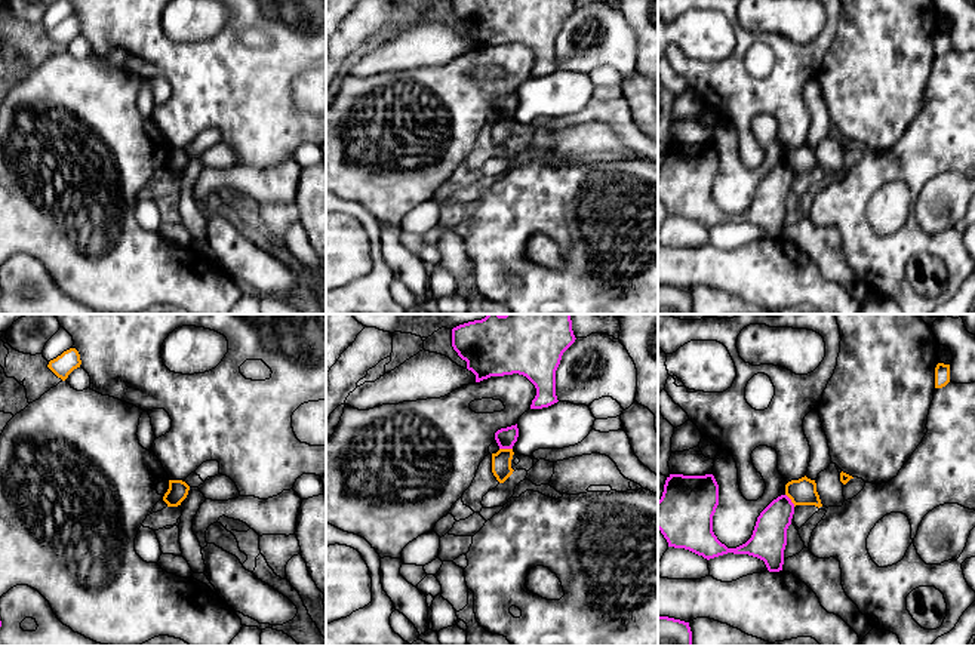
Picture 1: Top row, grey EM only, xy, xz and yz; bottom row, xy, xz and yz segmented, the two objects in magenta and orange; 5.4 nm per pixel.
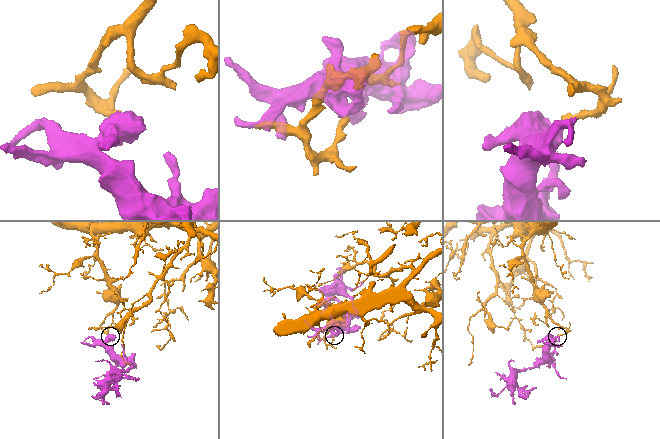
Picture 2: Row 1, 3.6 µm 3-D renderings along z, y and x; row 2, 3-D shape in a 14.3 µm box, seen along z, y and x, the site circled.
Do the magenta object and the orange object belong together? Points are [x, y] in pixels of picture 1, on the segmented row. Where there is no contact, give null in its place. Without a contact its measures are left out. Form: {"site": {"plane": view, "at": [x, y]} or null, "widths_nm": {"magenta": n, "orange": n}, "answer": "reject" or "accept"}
{"site": {"plane": "xz", "at": [506, 448]}, "widths_nm": {"magenta": 110, "orange": 110}, "answer": "reject"}

